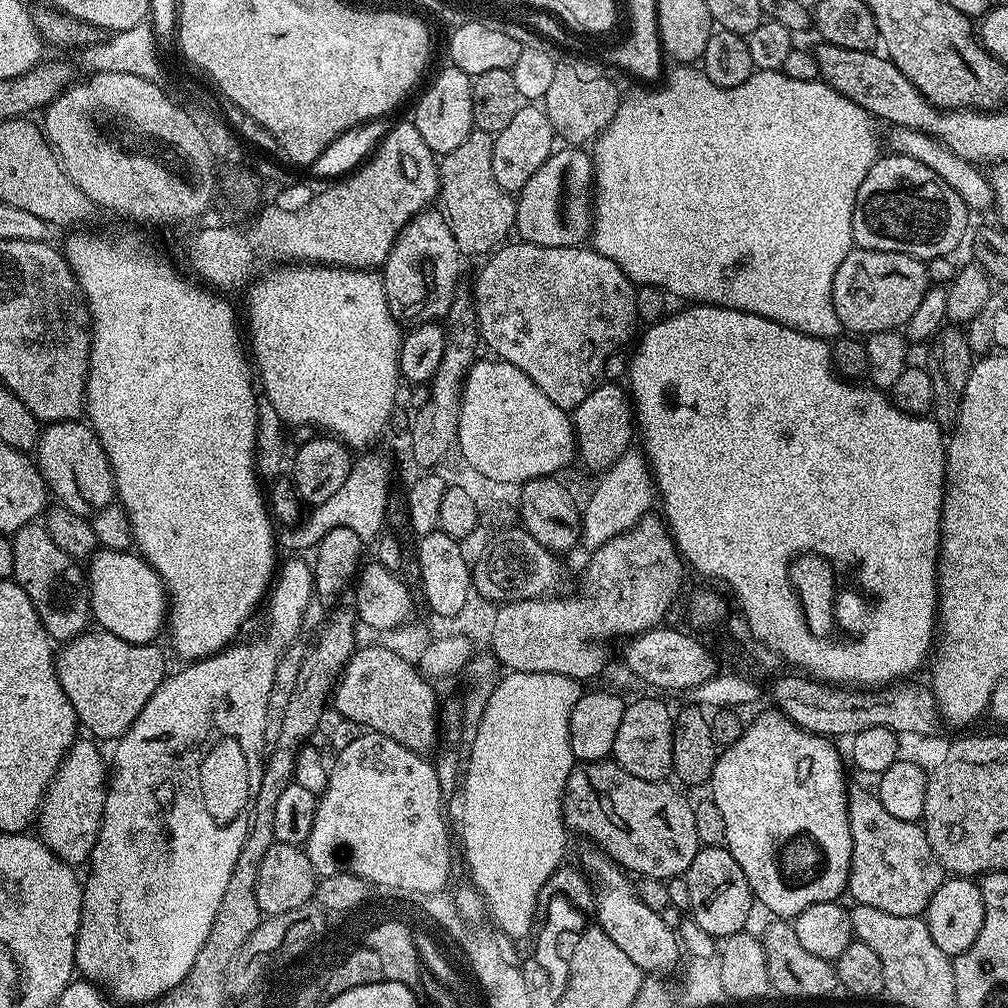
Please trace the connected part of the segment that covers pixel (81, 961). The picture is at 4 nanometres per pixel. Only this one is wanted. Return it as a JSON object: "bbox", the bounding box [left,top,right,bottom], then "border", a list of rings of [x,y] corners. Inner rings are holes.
{"bbox":[76,558,314,1004],"border":[[[292,558],[296,560],[288,560],[279,565],[278,571],[274,577],[274,583],[266,596],[266,608],[268,604],[268,621],[264,624],[264,633],[261,636],[256,636],[253,640],[241,639],[239,642],[233,642],[227,648],[220,652],[214,653],[212,656],[206,656],[202,660],[194,660],[185,663],[185,668],[180,668],[176,673],[165,675],[164,681],[158,686],[158,690],[154,690],[154,694],[150,694],[150,702],[146,702],[146,706],[142,706],[142,714],[138,714],[138,718],[134,718],[132,729],[125,736],[121,736],[115,741],[114,748],[116,753],[110,756],[110,775],[106,780],[106,791],[108,797],[104,803],[104,821],[100,824],[100,833],[96,839],[96,844],[92,848],[90,863],[87,865],[88,877],[83,877],[82,883],[84,886],[84,897],[82,898],[82,918],[78,926],[78,938],[76,939],[76,972],[83,979],[93,982],[97,988],[103,990],[107,995],[112,995],[114,999],[121,1000],[124,1004],[144,1004],[155,1002],[161,997],[164,997],[171,988],[178,986],[178,982],[182,982],[182,978],[186,978],[186,974],[190,974],[190,966],[194,966],[194,962],[198,958],[198,950],[202,950],[202,946],[206,942],[206,934],[210,934],[210,926],[214,926],[214,918],[218,914],[218,906],[222,906],[222,894],[226,894],[226,886],[230,882],[230,874],[234,870],[234,866],[238,862],[238,854],[242,854],[242,846],[248,837],[248,828],[252,824],[252,811],[254,810],[254,802],[258,798],[258,786],[260,779],[264,773],[265,761],[262,759],[262,753],[265,751],[264,739],[268,736],[268,703],[272,700],[272,687],[276,684],[276,671],[280,668],[280,659],[284,656],[284,651],[288,648],[288,643],[295,638],[300,632],[300,627],[304,624],[304,611],[308,608],[308,603],[314,599],[313,589],[313,565],[304,558]]]}

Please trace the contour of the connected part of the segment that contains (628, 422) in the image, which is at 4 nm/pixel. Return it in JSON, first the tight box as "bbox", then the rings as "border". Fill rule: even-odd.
{"bbox":[571,383,634,474],"border":[[[601,383],[574,409],[571,418],[579,463],[584,463],[594,474],[607,471],[633,443],[634,409],[629,393],[619,383]]]}

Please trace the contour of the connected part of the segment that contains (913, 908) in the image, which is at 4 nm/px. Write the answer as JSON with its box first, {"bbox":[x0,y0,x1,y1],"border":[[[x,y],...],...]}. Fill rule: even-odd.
{"bbox":[847,787,946,916],"border":[[[853,787],[848,792],[848,817],[850,818],[850,838],[852,839],[852,861],[848,875],[847,895],[858,904],[874,906],[874,910],[886,910],[886,914],[899,916],[920,916],[927,913],[934,890],[943,884],[946,872],[931,849],[923,827],[917,821],[894,818],[886,811],[875,791]]]}

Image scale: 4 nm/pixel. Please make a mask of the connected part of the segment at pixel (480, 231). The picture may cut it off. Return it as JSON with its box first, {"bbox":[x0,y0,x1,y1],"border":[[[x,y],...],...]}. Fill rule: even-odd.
{"bbox":[439,130,516,257],"border":[[[473,130],[455,150],[439,157],[439,203],[448,217],[448,225],[458,242],[461,257],[487,257],[513,235],[516,226],[516,202],[511,192],[504,192],[494,178],[492,165],[493,137],[487,132]]]}

